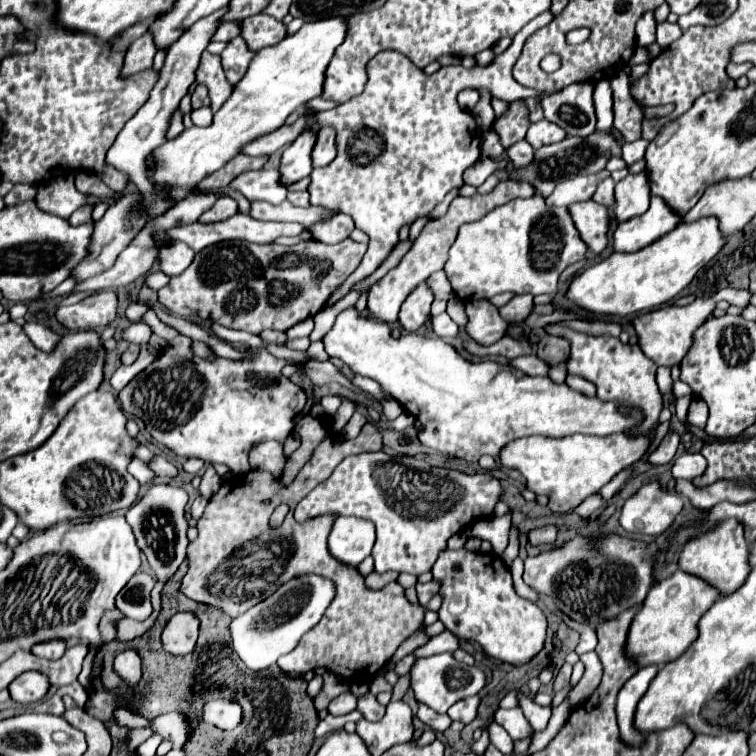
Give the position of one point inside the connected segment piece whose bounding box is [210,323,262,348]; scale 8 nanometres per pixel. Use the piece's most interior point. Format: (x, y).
(235, 337)

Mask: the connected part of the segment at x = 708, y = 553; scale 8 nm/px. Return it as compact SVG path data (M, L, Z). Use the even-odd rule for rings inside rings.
M726 520L720 524L716 530L702 534L694 540L690 540L680 558L678 558L678 568L686 574L694 574L696 578L702 578L710 586L716 586L720 596L732 594L736 588L740 588L750 572L748 564L748 544L744 540L744 528L736 520Z

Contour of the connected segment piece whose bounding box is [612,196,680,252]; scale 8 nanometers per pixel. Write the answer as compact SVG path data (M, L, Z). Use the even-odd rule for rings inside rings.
M652 198L650 208L636 218L620 222L612 234L612 250L614 252L636 252L660 236L674 230L680 222L680 216L674 214L664 200Z

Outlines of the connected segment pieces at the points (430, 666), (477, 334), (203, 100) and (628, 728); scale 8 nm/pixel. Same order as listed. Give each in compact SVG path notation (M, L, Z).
M434 654L428 658L416 658L410 670L410 688L414 690L416 700L428 704L438 714L446 714L446 710L468 696L478 694L486 684L486 676L476 666L460 664L452 654Z
M470 300L466 304L468 326L466 332L482 346L490 346L498 342L508 328L508 322L500 318L498 308L490 300Z
M198 85L191 95L192 109L198 109L202 106L210 105L210 98L208 97L208 91L205 86Z
M648 666L648 668L638 670L618 692L618 698L616 698L618 700L616 702L616 706L618 706L618 728L620 728L620 736L628 744L643 746L646 742L645 737L632 728L632 720L634 720L636 704L644 696L644 692L648 690L648 684L656 676L656 672L658 672L658 666Z

